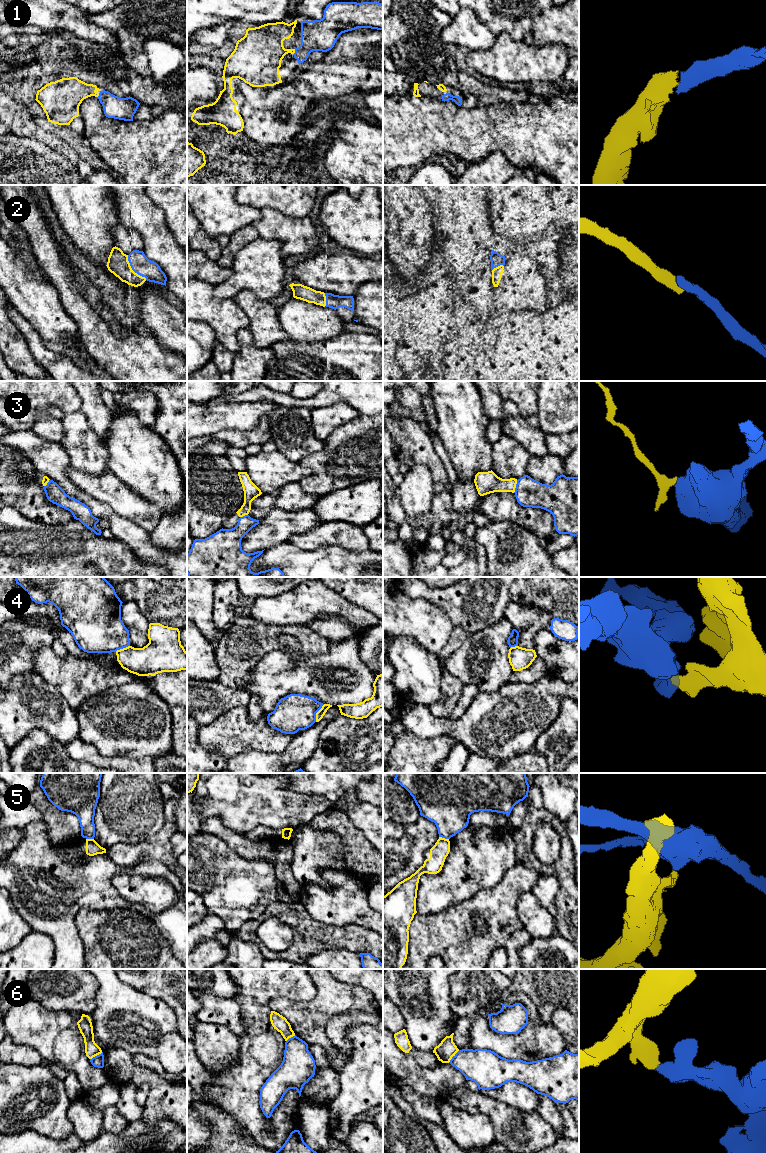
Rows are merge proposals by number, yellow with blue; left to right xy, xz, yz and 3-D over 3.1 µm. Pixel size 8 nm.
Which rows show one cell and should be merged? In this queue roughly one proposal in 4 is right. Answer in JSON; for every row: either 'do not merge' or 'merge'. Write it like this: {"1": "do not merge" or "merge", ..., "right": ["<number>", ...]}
{"1": "merge", "2": "merge", "3": "do not merge", "4": "do not merge", "5": "do not merge", "6": "do not merge", "right": ["1", "2"]}

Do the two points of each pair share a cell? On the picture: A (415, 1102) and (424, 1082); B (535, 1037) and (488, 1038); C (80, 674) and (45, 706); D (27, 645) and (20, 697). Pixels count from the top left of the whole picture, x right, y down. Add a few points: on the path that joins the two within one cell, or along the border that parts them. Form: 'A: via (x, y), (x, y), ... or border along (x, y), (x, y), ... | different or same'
A: border along (400, 1085), (407, 1084), (419, 1095), (439, 1099) | different
B: via (523, 1041), (500, 1041) | same
C: border along (42, 677), (59, 692), (74, 711) | different
D: border along (35, 672), (16, 675), (10, 683) | different

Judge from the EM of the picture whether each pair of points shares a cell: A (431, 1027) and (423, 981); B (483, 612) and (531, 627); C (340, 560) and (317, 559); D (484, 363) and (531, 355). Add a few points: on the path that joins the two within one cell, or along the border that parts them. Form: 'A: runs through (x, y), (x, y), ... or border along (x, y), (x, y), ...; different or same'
A: runs through (427, 1016), (423, 992); same
B: border along (510, 599), (503, 616); different
C: runs through (334, 560), (323, 560); same
D: runs through (494, 356), (519, 355); same

